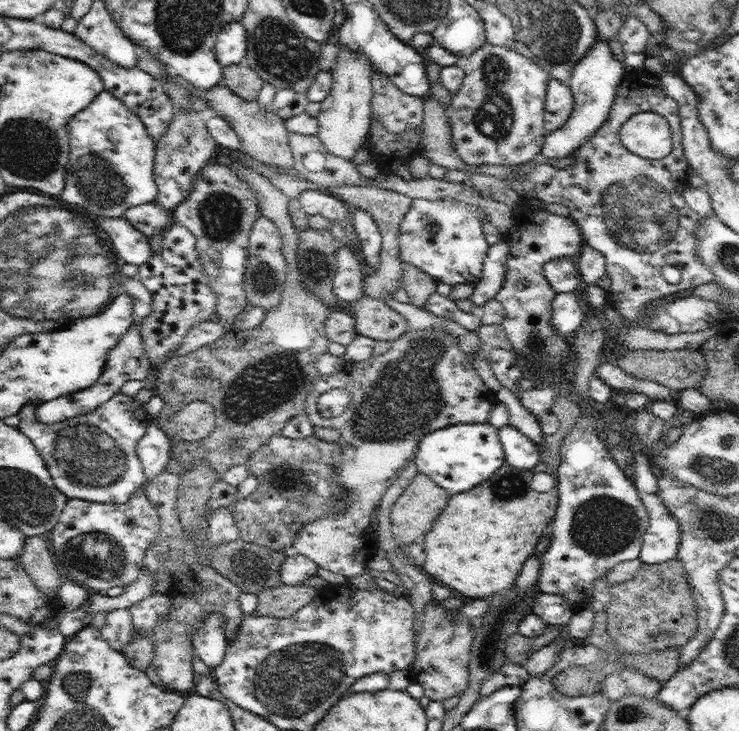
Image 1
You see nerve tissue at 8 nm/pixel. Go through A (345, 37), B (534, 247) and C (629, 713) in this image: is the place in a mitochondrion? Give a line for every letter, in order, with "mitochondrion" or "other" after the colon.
A: other
B: other
C: mitochondrion

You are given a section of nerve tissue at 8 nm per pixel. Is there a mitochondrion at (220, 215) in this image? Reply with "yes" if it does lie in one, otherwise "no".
yes

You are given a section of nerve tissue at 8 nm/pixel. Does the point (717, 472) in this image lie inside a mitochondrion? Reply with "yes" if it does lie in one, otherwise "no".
yes

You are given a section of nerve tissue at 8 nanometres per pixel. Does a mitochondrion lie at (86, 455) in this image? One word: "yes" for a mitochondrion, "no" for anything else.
yes

